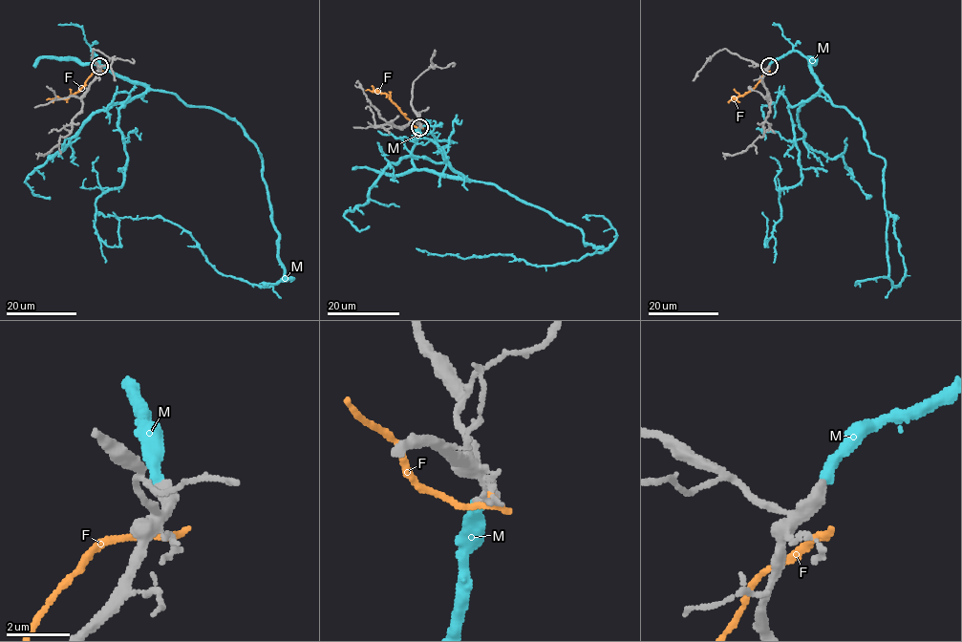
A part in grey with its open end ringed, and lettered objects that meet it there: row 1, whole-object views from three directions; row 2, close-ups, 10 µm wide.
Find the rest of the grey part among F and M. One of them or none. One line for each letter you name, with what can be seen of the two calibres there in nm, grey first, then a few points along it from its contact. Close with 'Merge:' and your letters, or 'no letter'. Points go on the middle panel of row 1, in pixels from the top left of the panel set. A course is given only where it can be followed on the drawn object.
M: 440 nm thick on the grey side, 360 nm on the other; it runs (419, 127), (416, 168), (495, 183), (607, 248), (533, 266), (416, 248)
Merge: M

